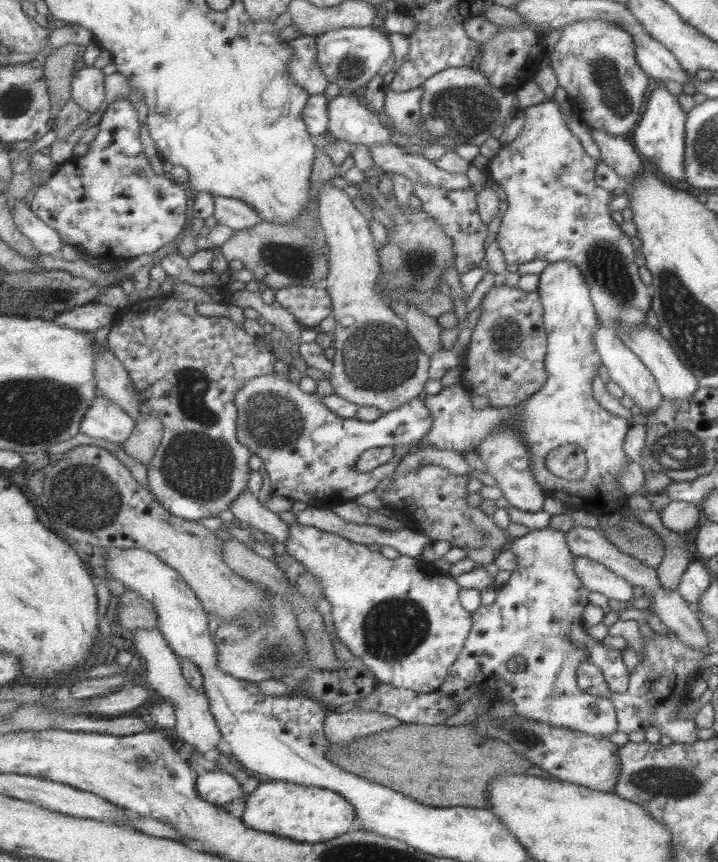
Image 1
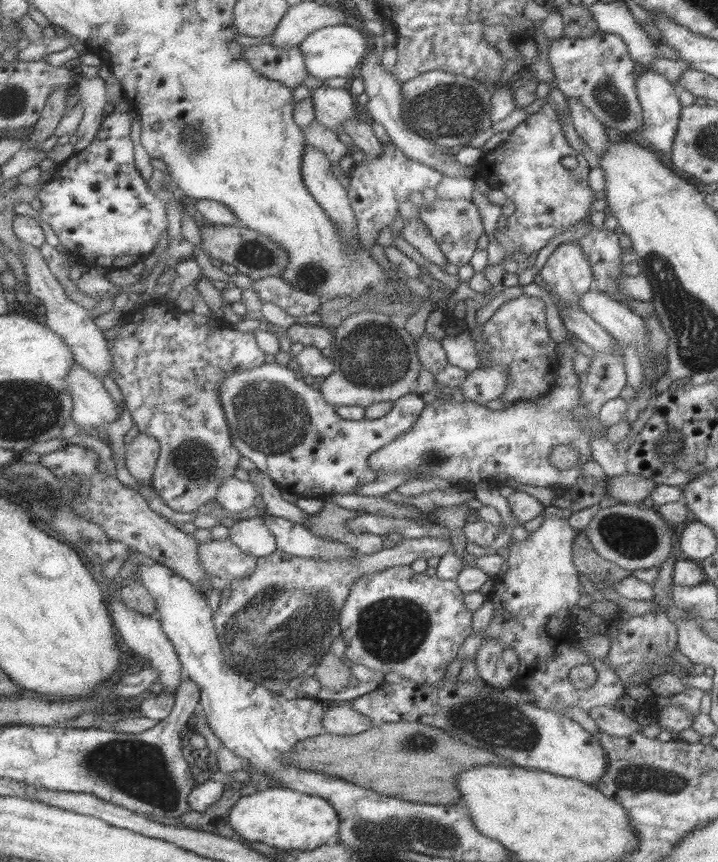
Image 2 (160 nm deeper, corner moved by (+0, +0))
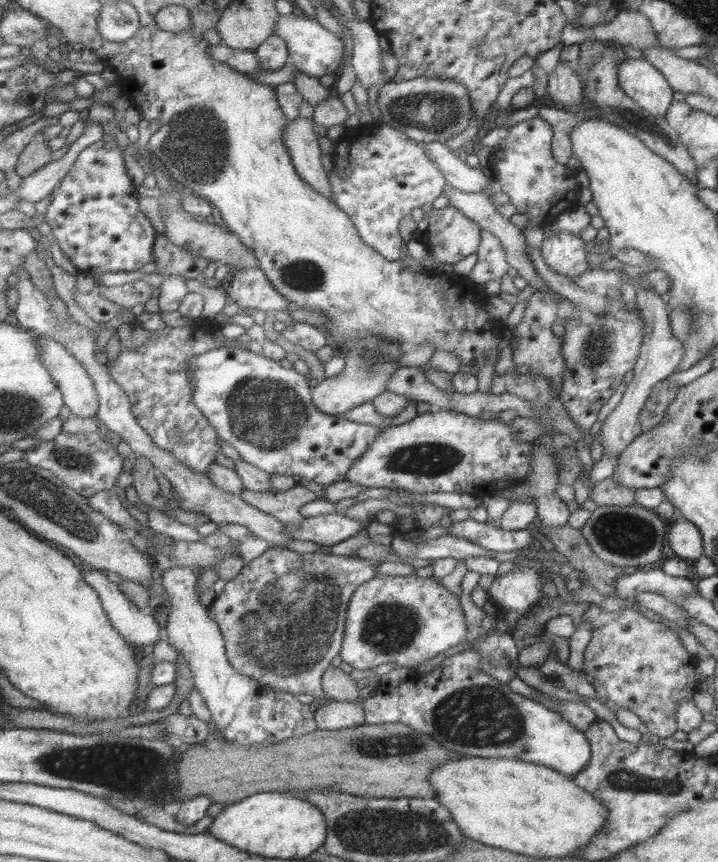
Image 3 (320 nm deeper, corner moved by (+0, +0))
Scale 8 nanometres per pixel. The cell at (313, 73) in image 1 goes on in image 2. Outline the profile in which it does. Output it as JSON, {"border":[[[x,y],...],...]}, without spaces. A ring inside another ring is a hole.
{"border":[[[261,43],[245,47],[244,57],[259,74],[293,89],[301,86],[309,75],[300,46],[279,50],[270,43]]]}

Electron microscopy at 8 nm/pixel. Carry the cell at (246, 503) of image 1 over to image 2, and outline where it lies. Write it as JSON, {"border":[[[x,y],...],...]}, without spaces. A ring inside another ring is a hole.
{"border":[[[232,478],[219,487],[216,500],[225,512],[243,512],[256,506],[260,497],[260,491],[253,482]]]}

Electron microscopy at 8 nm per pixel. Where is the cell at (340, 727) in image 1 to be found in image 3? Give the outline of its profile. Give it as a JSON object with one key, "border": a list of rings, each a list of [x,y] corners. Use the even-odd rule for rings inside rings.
{"border":[[[366,695],[361,696],[361,701],[357,703],[332,700],[331,703],[321,706],[316,710],[319,729],[343,730],[367,724],[364,702],[362,702],[365,697]]]}

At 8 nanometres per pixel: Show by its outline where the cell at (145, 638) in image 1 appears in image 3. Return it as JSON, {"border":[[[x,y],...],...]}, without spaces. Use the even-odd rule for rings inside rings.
{"border":[[[83,566],[83,578],[99,593],[115,628],[133,645],[155,644],[165,633],[157,618],[140,609],[104,571]]]}

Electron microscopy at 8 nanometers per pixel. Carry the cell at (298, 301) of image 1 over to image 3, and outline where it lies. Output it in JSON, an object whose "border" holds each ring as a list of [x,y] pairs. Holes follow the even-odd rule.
{"border":[[[260,268],[237,270],[227,292],[230,301],[236,301],[243,309],[261,311],[282,310],[288,312],[293,306],[271,283]]]}

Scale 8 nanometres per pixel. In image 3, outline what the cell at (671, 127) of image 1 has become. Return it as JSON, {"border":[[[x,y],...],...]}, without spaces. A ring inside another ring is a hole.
{"border":[[[629,58],[618,63],[618,85],[643,110],[655,118],[663,117],[673,100],[672,88],[663,75],[645,59]]]}

